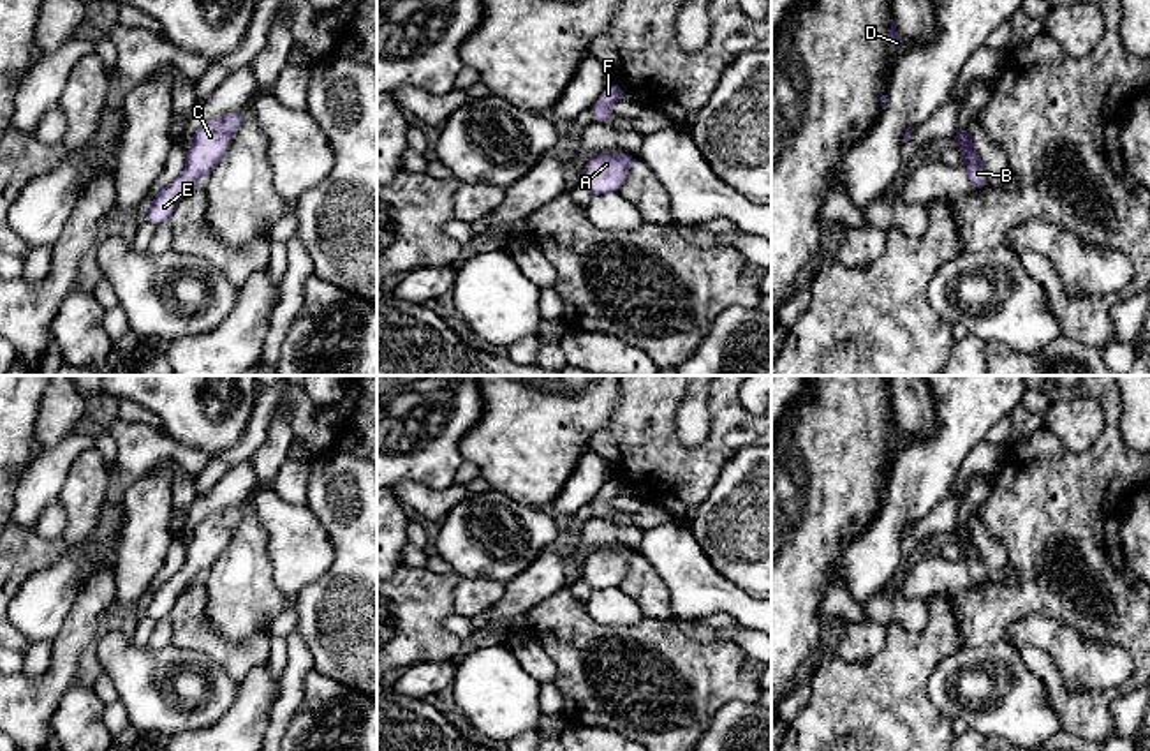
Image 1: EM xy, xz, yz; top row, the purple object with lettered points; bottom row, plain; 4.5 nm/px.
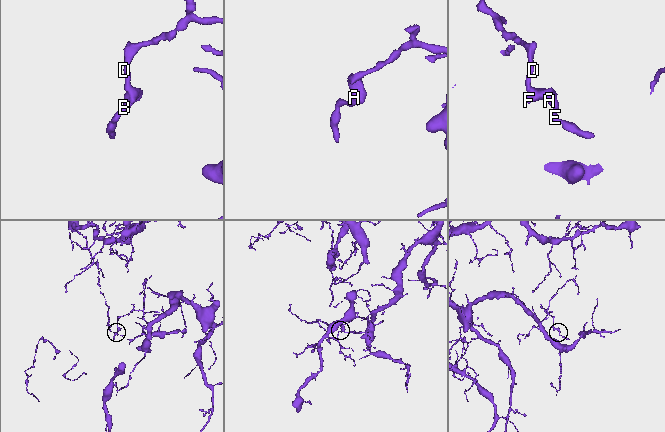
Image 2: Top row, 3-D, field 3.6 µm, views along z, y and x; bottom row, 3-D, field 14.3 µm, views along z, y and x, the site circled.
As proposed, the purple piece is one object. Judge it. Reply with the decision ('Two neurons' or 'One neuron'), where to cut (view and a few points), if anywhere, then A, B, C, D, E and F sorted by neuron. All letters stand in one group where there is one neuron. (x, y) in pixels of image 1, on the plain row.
One neuron. No split. Groups: A B C D E F

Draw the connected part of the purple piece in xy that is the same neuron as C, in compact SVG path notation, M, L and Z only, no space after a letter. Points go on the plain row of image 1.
M241 506L227 508L218 515L211 515L201 520L194 527L183 568L153 592L144 615L155 621L169 617L176 598L188 585L192 585L192 578L199 571L208 571L215 564L222 550L229 545L240 520Z

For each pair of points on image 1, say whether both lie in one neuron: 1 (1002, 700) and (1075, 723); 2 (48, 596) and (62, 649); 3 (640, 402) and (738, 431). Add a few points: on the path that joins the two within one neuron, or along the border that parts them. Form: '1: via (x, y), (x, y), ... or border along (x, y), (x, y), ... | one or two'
1: border along (1041, 681), (1062, 728) | two
2: border along (78, 594), (60, 632), (50, 642) | two
3: via (656, 431), (680, 455), (710, 455) | one

